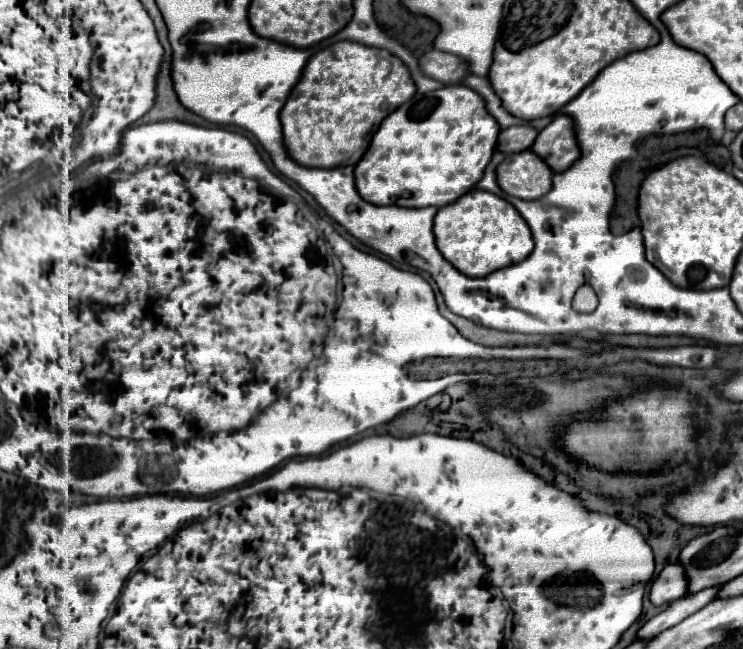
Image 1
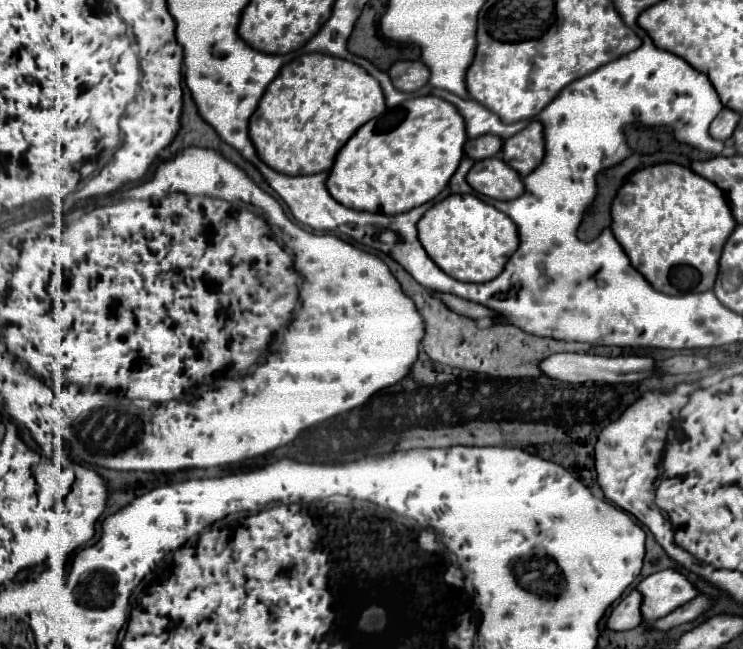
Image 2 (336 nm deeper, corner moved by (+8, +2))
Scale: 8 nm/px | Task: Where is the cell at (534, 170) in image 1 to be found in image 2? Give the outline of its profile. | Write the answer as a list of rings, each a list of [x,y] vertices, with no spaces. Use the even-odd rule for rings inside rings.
[[[500,156],[474,162],[466,182],[478,194],[490,196],[494,200],[514,200],[524,194],[522,178]]]

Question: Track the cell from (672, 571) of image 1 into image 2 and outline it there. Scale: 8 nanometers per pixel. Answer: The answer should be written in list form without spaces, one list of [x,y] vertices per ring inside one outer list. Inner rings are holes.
[[[632,590],[628,596],[624,596],[610,612],[606,626],[610,630],[622,632],[622,630],[632,630],[642,624],[642,614],[640,614],[640,592]]]

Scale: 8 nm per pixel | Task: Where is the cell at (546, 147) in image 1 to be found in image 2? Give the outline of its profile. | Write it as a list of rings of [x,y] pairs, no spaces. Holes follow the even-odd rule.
[[[532,120],[520,134],[504,140],[502,160],[514,168],[522,178],[530,174],[544,158],[544,134],[542,124]]]

